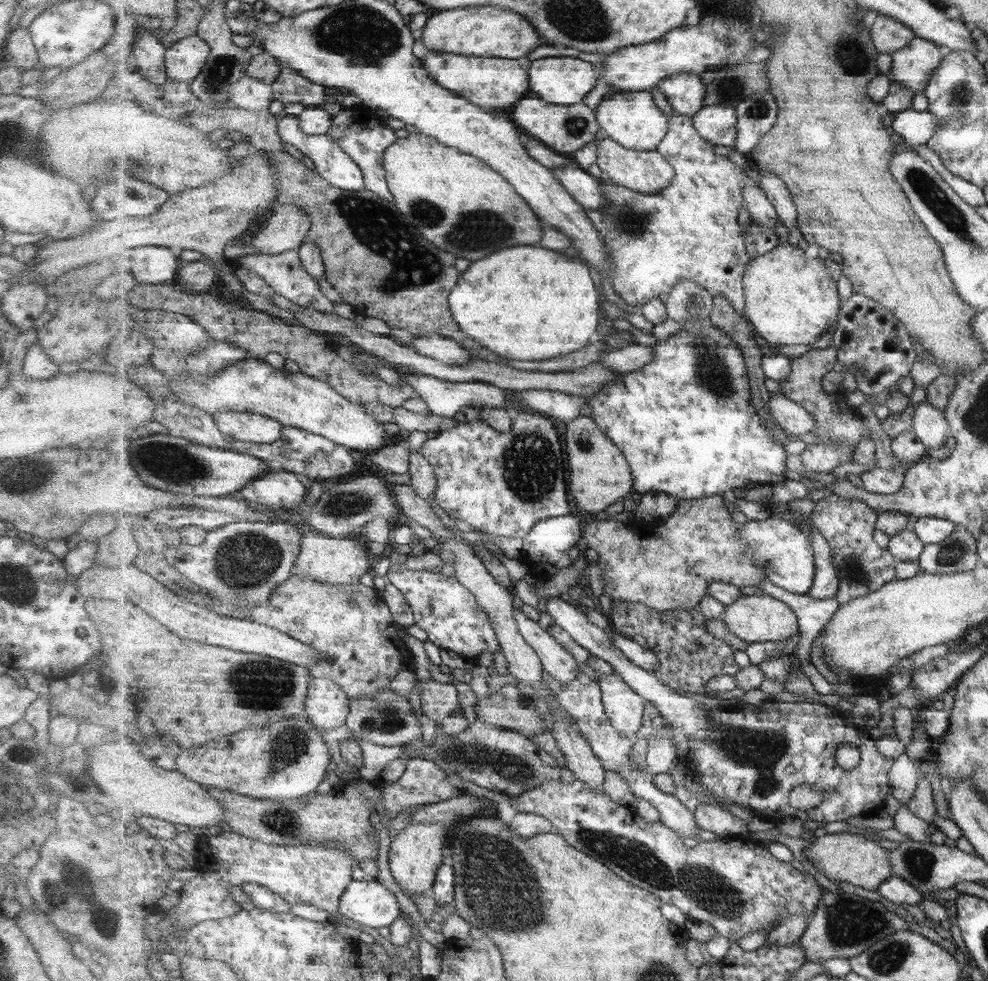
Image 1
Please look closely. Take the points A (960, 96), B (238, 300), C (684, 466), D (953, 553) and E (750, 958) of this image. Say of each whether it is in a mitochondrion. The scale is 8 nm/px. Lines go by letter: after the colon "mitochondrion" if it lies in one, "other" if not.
A: mitochondrion
B: other
C: other
D: mitochondrion
E: other

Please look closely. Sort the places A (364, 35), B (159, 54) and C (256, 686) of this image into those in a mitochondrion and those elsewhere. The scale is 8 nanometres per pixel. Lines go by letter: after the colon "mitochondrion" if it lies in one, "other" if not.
A: mitochondrion
B: other
C: mitochondrion

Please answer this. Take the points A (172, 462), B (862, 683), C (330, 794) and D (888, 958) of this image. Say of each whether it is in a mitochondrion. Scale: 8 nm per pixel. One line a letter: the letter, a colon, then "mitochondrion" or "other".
A: mitochondrion
B: other
C: other
D: mitochondrion

